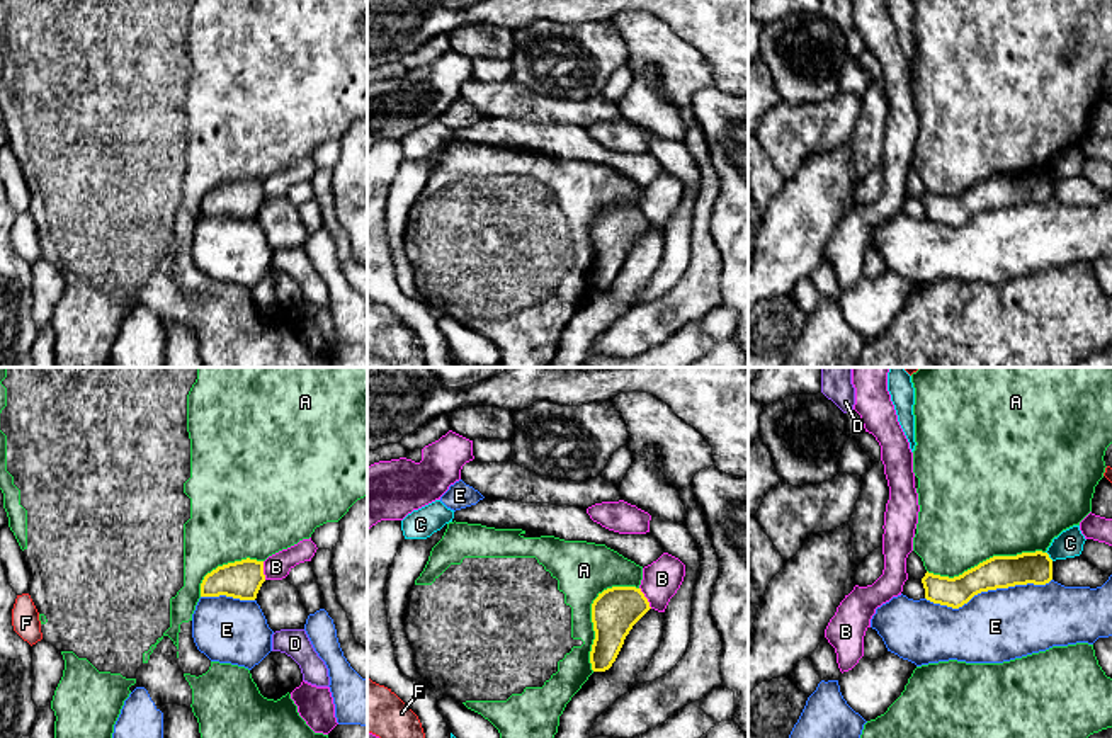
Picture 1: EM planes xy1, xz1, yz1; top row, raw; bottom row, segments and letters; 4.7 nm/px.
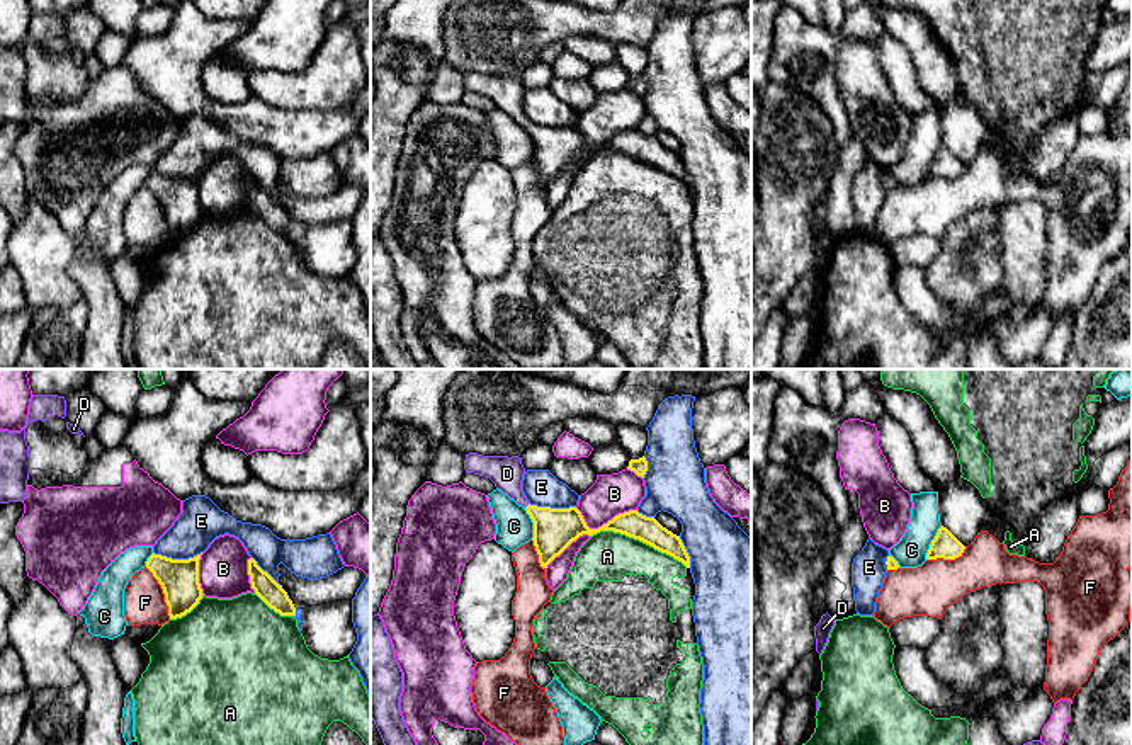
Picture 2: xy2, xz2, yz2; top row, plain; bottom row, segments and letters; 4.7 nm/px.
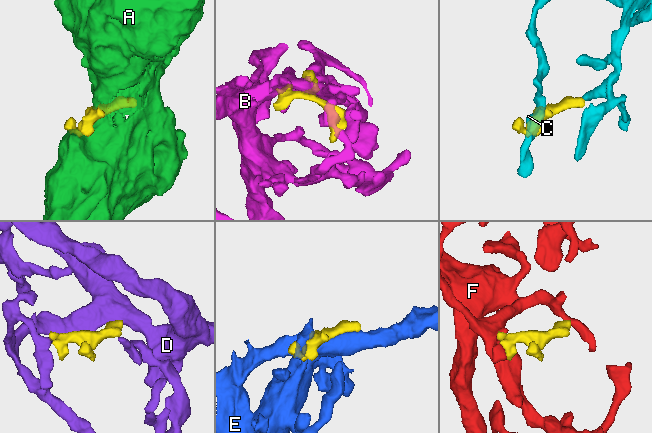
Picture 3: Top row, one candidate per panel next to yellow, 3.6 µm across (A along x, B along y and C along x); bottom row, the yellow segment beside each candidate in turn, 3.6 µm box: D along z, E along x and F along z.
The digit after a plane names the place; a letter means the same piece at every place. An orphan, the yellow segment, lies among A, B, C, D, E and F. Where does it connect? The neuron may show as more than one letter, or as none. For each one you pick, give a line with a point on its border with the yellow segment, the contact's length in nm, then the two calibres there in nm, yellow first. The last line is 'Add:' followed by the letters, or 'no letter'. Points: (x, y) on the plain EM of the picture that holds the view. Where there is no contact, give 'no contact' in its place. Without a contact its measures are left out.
D: meets yellow in xz2 at (527, 125); contact 30 nm long; 200 nm thick on the yellow side, 160 nm on the other
Add: D

